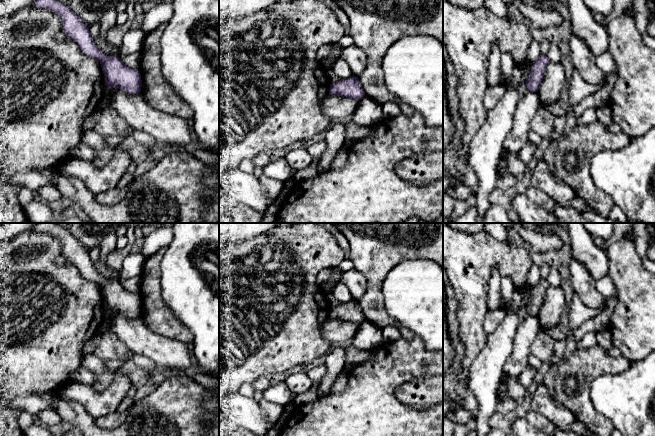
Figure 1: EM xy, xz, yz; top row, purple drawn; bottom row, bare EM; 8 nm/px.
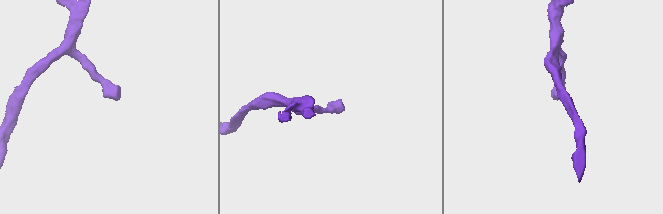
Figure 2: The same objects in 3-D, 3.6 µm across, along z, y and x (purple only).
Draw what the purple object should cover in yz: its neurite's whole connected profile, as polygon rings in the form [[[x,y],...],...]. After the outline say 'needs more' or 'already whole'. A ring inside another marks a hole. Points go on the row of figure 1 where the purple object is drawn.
[[[540,55],[533,62],[531,71],[525,81],[528,91],[537,92],[539,90],[548,63],[549,59],[546,55]]]; already whole

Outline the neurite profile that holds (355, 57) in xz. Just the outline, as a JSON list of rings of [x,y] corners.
[[[354,44],[342,48],[339,58],[342,58],[347,62],[353,76],[358,77],[366,67],[366,55],[364,51]]]

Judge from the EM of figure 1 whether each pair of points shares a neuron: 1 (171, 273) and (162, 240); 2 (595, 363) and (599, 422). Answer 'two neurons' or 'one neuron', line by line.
1: two neurons
2: one neuron

